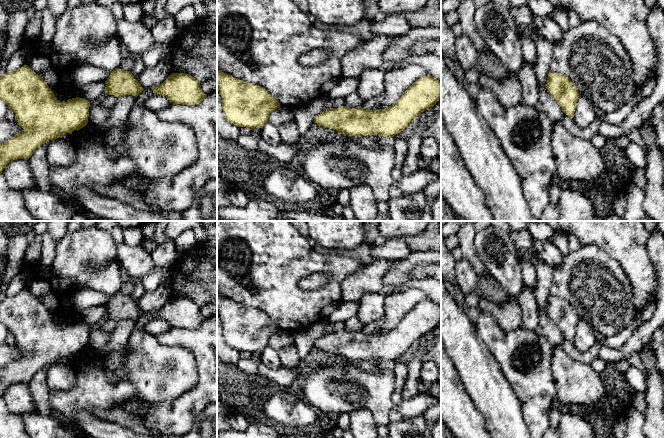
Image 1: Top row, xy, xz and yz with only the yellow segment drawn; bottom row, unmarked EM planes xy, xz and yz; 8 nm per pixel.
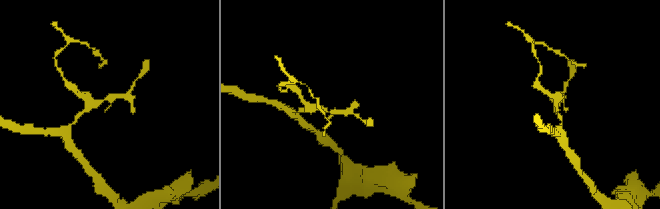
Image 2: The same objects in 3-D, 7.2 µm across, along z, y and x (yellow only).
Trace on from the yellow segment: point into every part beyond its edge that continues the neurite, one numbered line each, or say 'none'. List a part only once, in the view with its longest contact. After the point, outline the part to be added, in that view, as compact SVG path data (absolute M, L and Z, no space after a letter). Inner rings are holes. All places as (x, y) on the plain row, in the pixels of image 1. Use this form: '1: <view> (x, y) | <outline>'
none

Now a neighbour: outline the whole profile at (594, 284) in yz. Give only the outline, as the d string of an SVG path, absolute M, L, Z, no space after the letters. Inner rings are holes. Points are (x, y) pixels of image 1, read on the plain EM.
M582 245L577 251L563 256L562 264L553 270L550 294L568 301L578 312L580 320L589 323L603 337L611 337L625 330L633 321L635 306L632 285L620 264L598 246Z

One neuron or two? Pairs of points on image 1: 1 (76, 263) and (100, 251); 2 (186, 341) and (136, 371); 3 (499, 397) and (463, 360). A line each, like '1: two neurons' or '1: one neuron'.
1: one neuron
2: two neurons
3: one neuron

